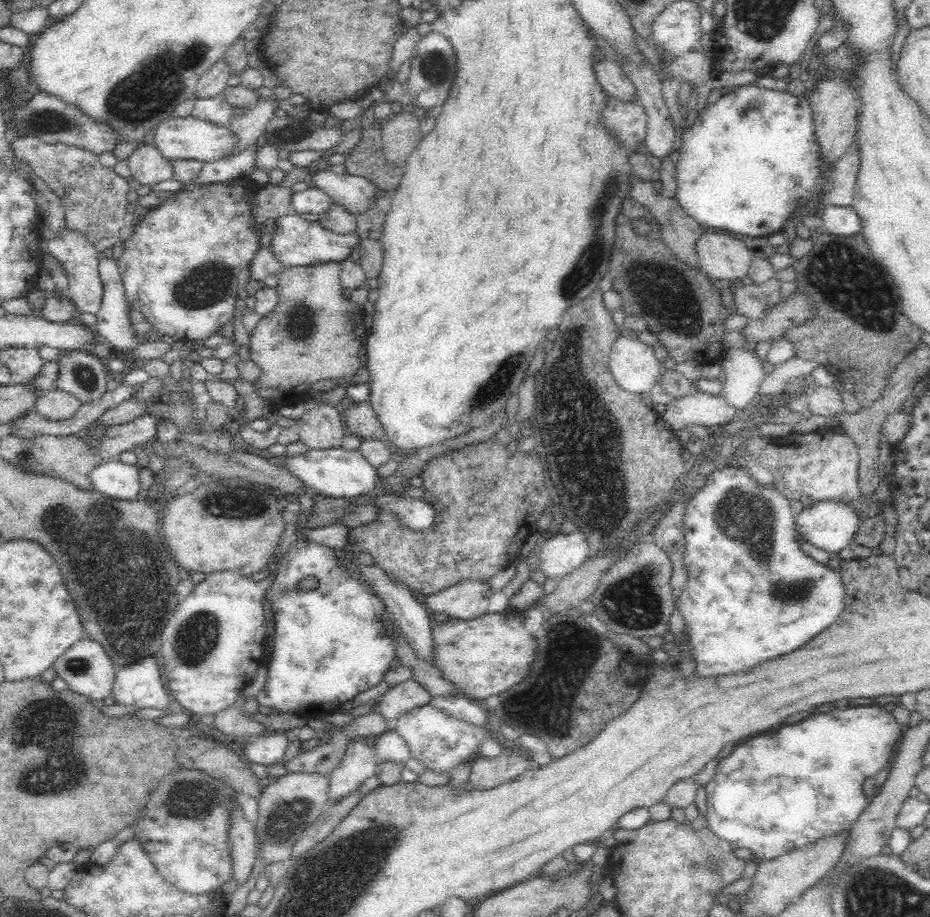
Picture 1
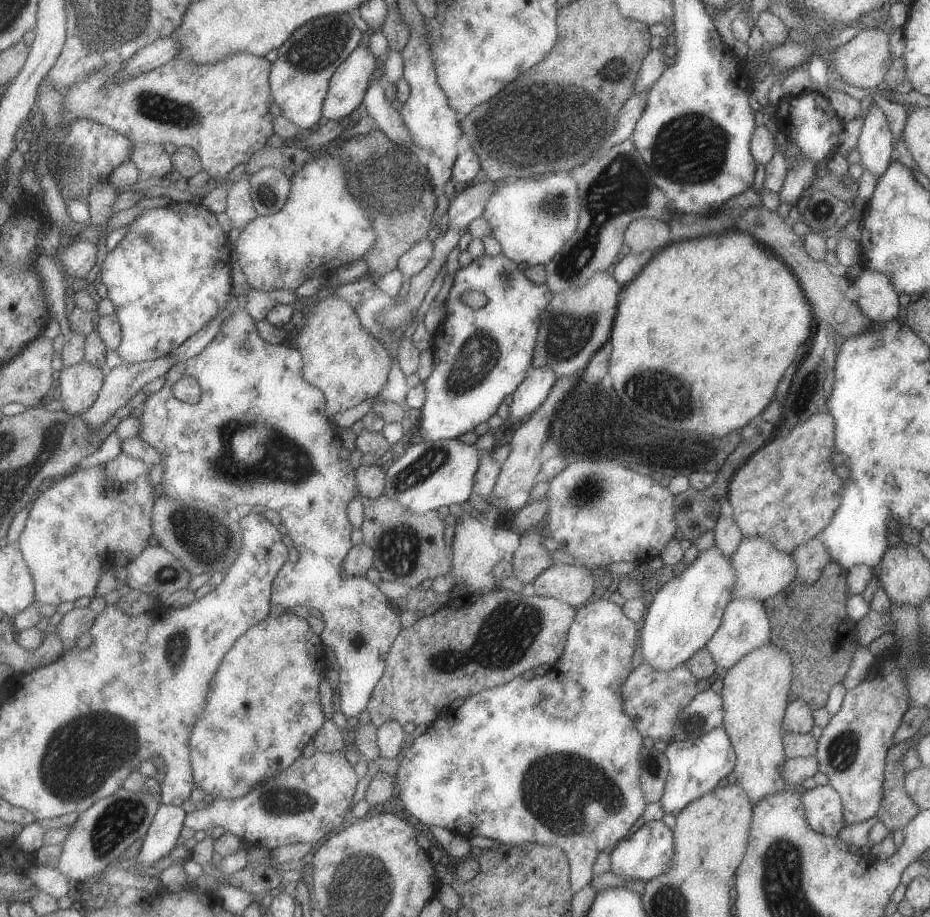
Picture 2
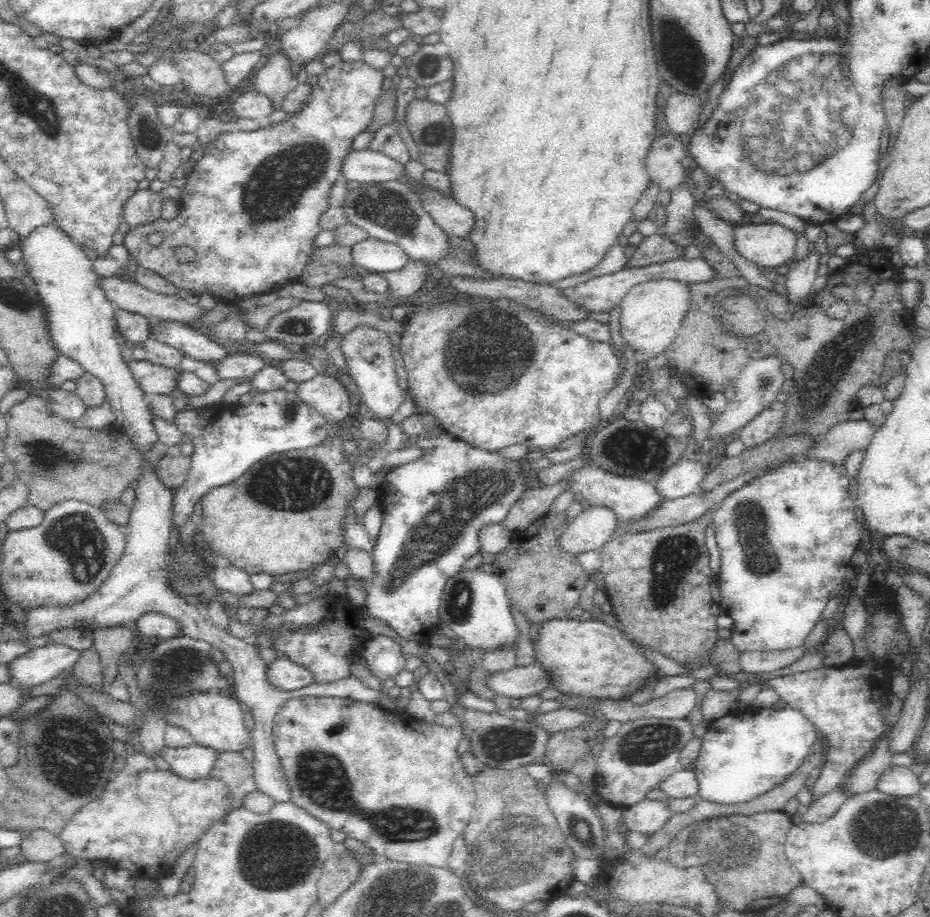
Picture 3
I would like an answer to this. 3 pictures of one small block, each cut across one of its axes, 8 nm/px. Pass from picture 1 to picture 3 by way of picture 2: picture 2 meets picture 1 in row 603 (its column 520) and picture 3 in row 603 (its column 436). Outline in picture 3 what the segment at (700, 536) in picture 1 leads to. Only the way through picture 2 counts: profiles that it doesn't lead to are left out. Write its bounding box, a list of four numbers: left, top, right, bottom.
[713,460,862,653]

